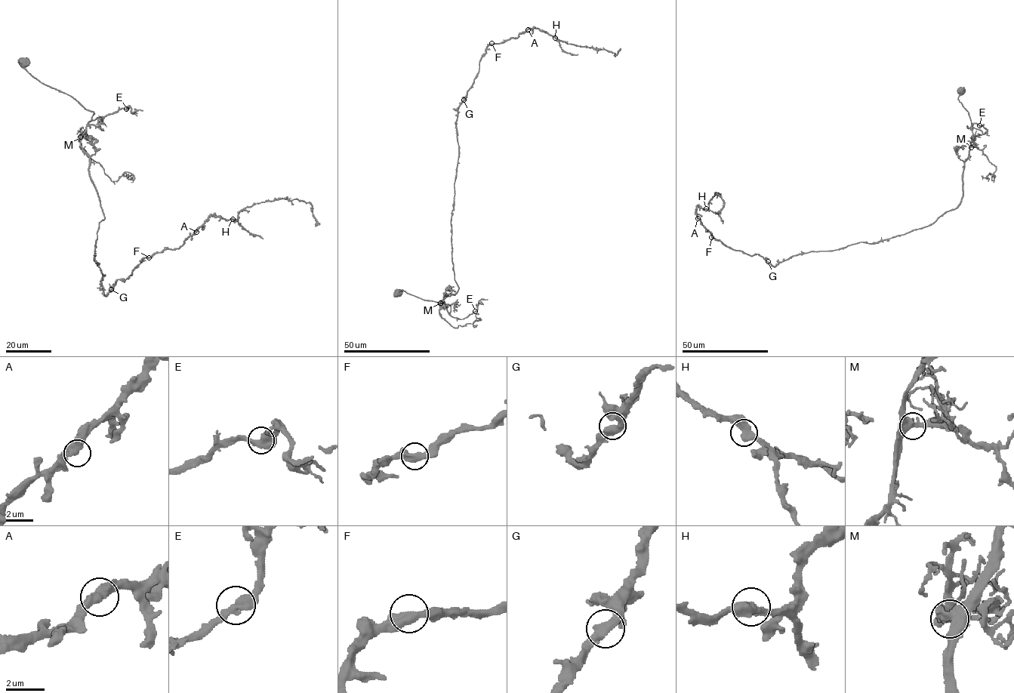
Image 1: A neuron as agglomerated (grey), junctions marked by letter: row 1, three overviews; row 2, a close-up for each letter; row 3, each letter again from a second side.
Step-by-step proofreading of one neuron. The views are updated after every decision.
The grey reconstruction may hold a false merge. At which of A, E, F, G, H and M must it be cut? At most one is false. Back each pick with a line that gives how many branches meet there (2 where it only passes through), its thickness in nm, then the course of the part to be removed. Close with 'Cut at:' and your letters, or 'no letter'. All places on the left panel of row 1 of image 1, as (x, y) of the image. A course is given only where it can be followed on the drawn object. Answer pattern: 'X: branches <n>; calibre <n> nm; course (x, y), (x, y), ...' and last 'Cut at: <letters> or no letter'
Cut at: no letter

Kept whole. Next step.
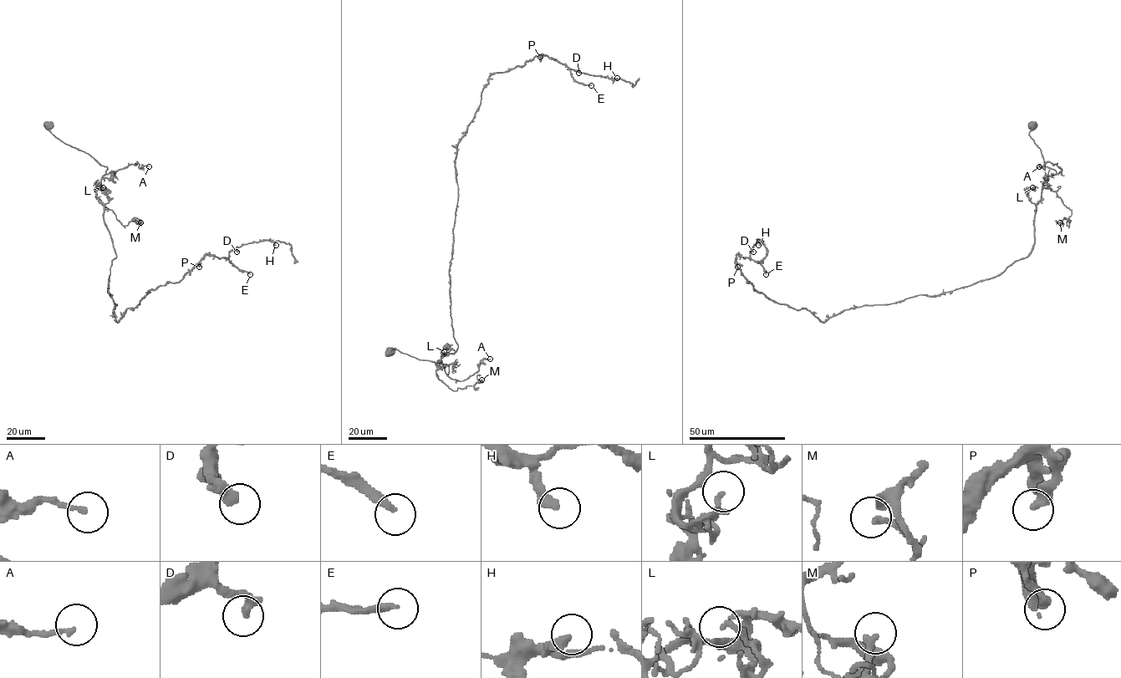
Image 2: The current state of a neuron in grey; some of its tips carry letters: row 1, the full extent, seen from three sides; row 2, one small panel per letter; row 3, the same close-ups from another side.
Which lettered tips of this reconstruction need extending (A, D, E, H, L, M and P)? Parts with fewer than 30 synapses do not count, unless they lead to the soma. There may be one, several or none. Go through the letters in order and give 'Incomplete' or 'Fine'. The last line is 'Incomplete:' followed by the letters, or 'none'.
A: Fine
D: Fine
E: Incomplete
H: Incomplete
L: Fine
M: Fine
P: Fine
Incomplete: E, H

